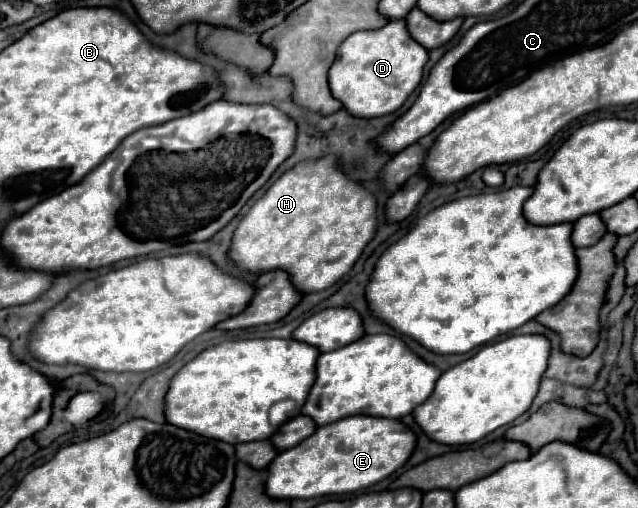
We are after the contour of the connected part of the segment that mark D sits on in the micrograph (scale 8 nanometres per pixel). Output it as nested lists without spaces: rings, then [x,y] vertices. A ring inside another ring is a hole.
[[[388,20],[386,26],[378,30],[360,30],[340,44],[328,72],[328,82],[332,94],[350,114],[356,114],[358,118],[384,116],[398,110],[420,84],[426,62],[428,50],[410,36],[406,22]]]

